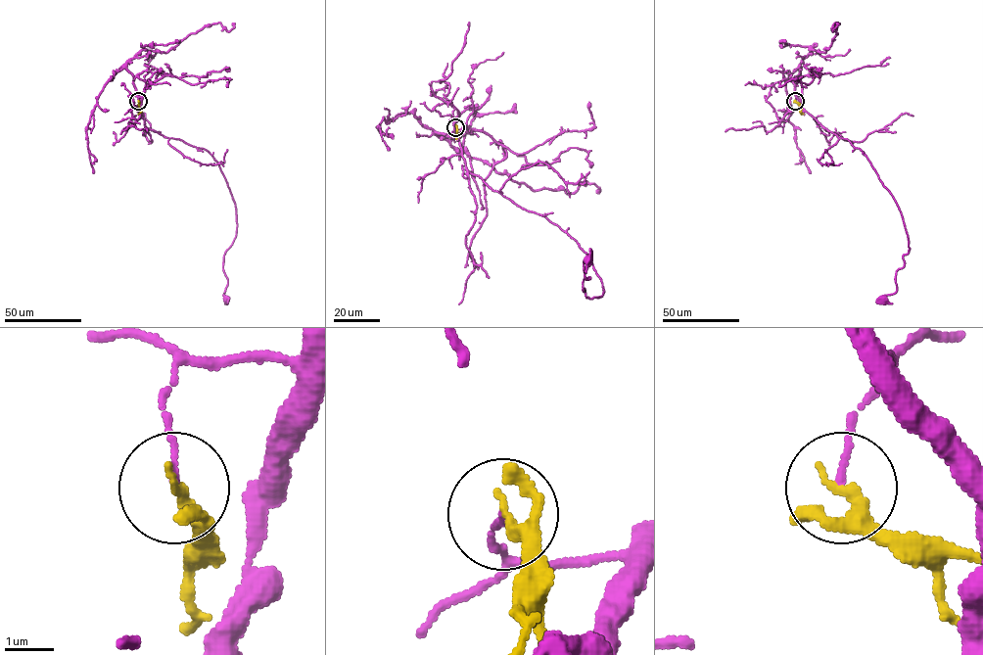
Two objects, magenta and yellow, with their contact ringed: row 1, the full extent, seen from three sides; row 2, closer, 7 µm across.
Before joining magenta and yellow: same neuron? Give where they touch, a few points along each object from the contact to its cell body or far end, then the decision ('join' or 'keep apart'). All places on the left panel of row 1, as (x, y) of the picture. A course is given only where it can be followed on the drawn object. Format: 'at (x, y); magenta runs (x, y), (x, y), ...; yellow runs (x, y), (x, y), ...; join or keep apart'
at (138, 101); magenta runs (138, 101), (141, 97), (145, 125), (205, 149), (227, 183), (237, 223), (223, 256), (226, 299); yellow runs (138, 101), (139, 114); keep apart

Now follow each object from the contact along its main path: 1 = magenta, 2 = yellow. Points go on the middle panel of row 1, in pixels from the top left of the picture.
1: (455, 127), (470, 172), (545, 216), (587, 255), (604, 290), (588, 299), (583, 291), (588, 259)
2: (455, 127), (456, 135), (459, 135), (456, 139)

